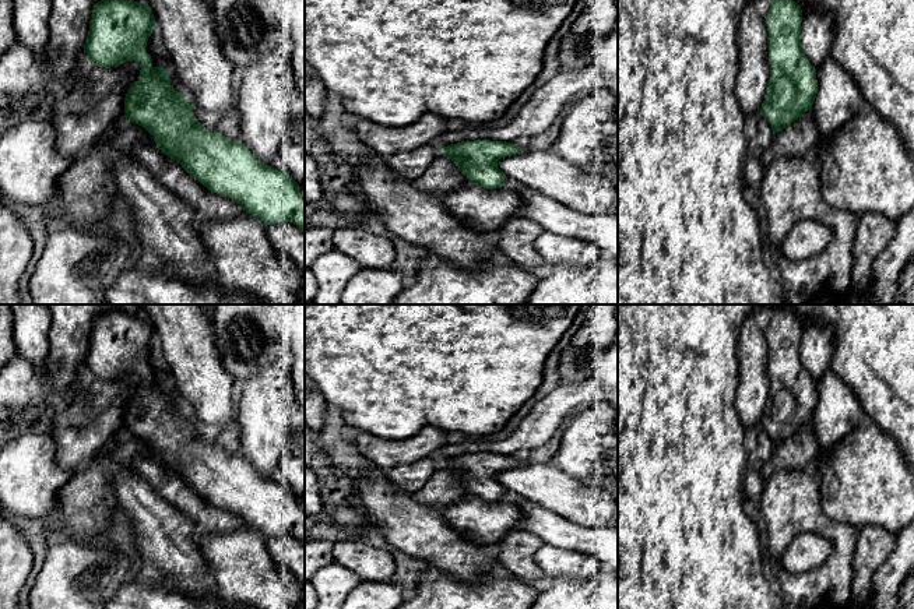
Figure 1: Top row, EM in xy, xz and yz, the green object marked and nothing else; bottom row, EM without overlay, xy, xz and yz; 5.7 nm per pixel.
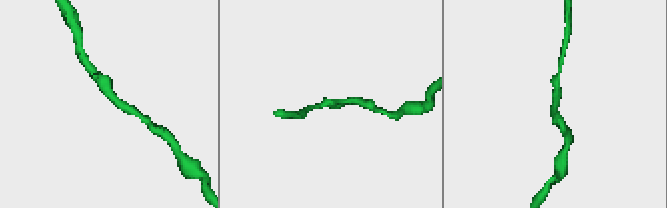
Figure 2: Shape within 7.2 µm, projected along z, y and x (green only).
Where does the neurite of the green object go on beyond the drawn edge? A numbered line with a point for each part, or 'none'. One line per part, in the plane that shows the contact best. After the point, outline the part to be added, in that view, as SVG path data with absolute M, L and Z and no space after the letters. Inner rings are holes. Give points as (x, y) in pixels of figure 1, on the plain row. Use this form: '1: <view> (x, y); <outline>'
none

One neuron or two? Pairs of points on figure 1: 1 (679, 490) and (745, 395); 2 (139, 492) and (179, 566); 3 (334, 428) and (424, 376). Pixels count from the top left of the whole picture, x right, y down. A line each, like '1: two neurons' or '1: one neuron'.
1: two neurons
2: one neuron
3: two neurons

